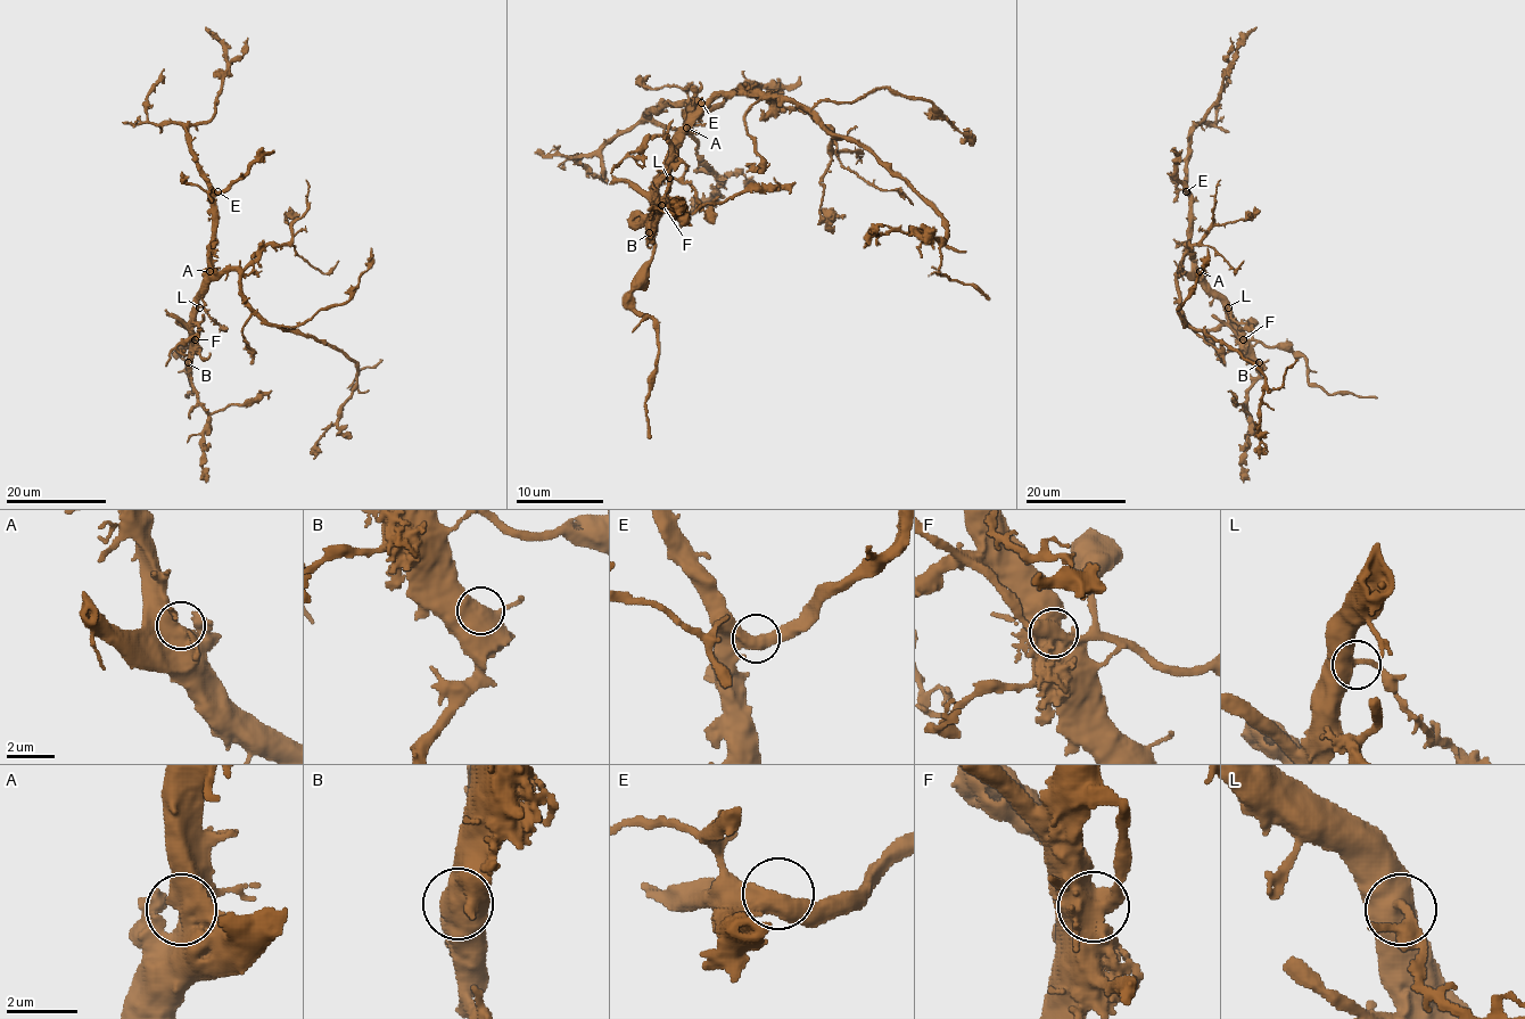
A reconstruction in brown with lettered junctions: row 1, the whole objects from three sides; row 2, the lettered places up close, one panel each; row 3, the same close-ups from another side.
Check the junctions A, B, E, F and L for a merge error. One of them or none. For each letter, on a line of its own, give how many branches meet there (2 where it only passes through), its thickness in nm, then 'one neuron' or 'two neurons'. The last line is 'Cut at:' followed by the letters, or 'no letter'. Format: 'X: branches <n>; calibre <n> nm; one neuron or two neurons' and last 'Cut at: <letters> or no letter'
A: branches 2; calibre 700 nm; one neuron
B: branches 2; calibre 650 nm; one neuron
E: branches 2; calibre 600 nm; one neuron
F: branches 2; calibre 750 nm; two neurons
L: branches 2; calibre 500 nm; one neuron
Cut at: F

